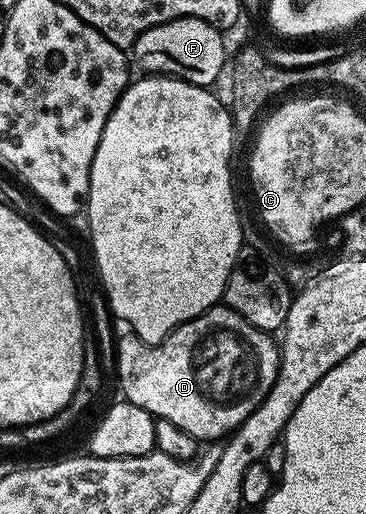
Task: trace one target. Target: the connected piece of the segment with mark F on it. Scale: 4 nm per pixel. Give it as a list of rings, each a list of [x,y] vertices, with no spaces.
[[[182,17],[181,19],[171,19],[170,21],[166,21],[162,25],[154,25],[150,29],[146,29],[145,31],[143,31],[134,41],[134,45],[130,48],[130,55],[134,60],[135,66],[137,63],[137,65],[141,67],[141,72],[147,73],[149,75],[170,75],[174,79],[181,79],[182,81],[193,83],[194,85],[198,85],[199,87],[211,88],[213,86],[212,82],[214,82],[215,79],[223,73],[223,71],[225,74],[226,60],[229,58],[228,51],[226,48],[224,48],[224,39],[220,35],[223,35],[221,28],[210,25],[209,23],[207,23],[206,21],[202,21],[198,17]]]

